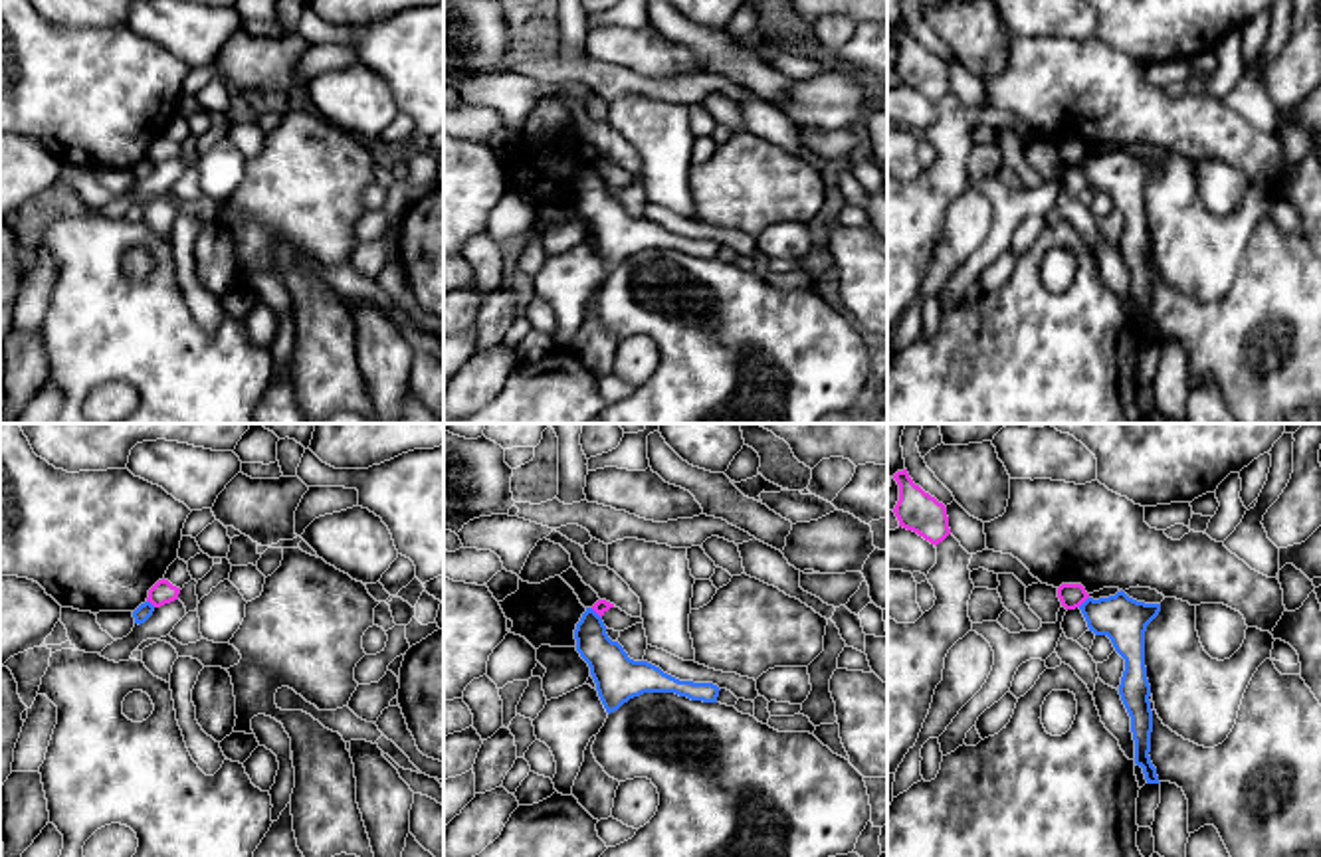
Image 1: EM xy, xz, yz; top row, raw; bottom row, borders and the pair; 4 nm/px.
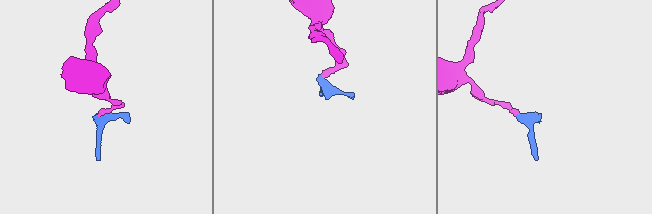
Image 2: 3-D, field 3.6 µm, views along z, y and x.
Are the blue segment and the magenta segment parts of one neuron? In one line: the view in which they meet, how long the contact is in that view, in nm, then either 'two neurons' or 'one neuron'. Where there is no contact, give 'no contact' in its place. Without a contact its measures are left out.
yz | 60 nm | two neurons

